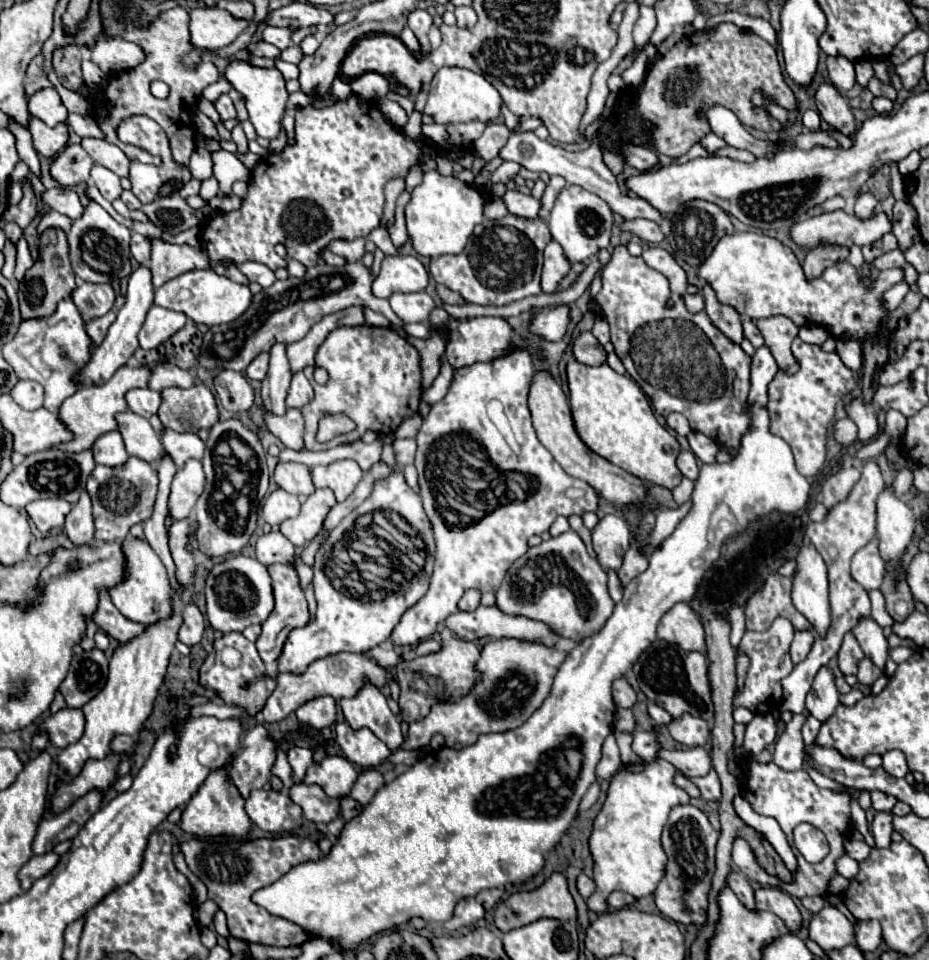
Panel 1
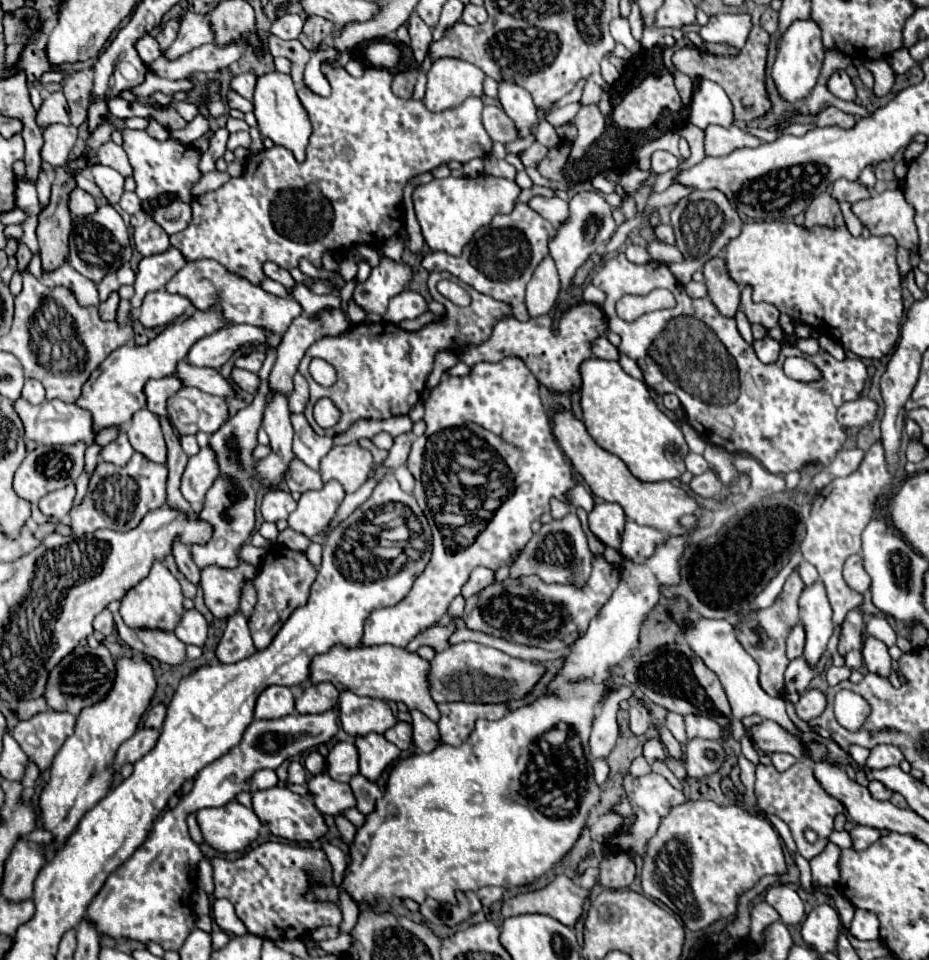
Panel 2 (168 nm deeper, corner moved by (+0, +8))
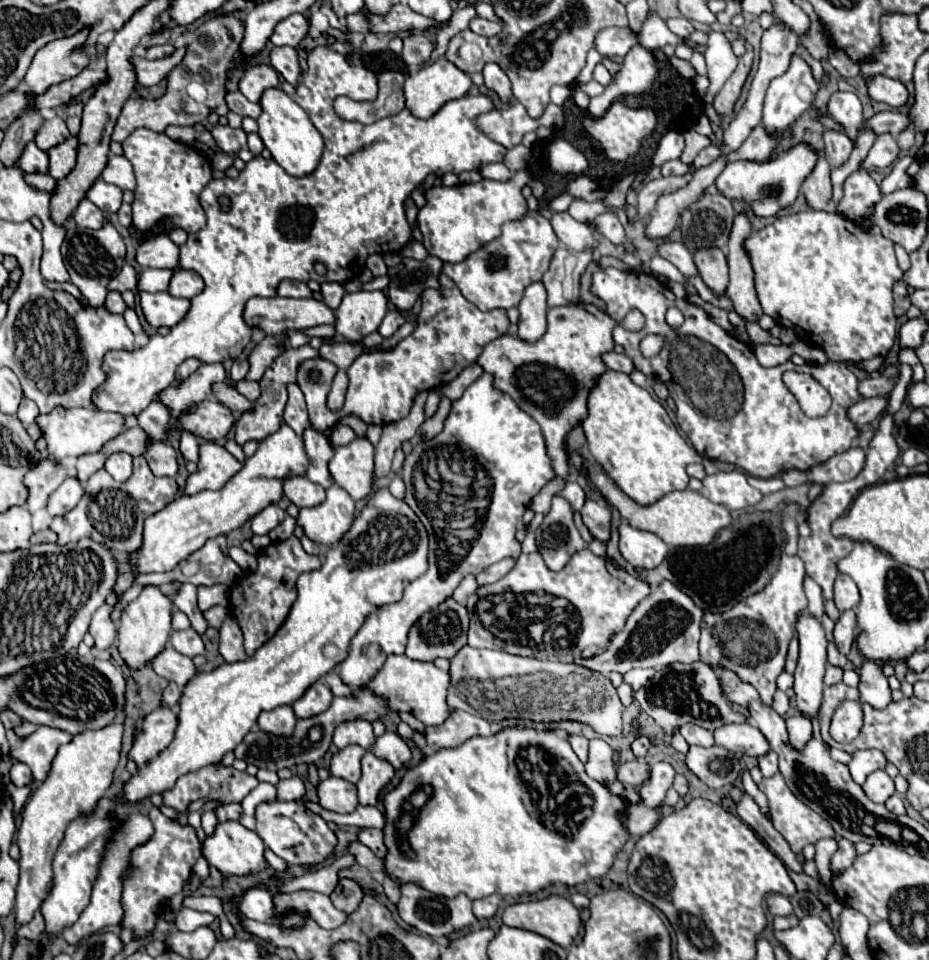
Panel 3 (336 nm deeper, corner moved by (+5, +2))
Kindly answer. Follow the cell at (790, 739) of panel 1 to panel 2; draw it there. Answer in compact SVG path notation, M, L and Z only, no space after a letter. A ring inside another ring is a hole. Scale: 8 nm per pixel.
M770 754L770 758L772 758L772 766L780 772L784 772L786 768L790 768L796 762L796 758L790 754Z

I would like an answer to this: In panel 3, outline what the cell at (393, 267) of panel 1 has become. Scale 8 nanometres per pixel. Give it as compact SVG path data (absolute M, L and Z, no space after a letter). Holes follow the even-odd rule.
M383 290L345 294L341 306L337 308L337 334L335 338L325 338L325 342L359 342L363 336L377 330L387 314L387 306L389 300Z

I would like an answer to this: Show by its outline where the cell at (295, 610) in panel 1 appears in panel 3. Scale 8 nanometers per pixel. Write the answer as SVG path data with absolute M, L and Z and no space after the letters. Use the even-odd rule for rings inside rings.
M291 536L285 542L273 542L265 550L259 552L259 566L255 572L243 574L235 586L231 588L231 598L229 598L229 608L231 614L237 618L243 638L245 638L245 652L247 656L253 656L257 648L261 648L285 622L291 604L297 598L297 578L303 572L311 572L319 568L319 558L309 556L299 538Z

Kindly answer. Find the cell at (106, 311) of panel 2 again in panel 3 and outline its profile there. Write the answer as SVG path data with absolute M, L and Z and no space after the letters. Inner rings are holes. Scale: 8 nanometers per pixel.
M109 292L107 294L107 300L105 300L105 308L111 312L111 314L123 314L125 312L125 302L121 298L119 292Z

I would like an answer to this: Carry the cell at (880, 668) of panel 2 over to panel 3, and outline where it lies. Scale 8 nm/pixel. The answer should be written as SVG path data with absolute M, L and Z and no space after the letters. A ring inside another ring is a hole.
M863 662L861 664L861 702L871 704L873 708L885 708L891 702L891 688L887 684L887 676L877 662Z

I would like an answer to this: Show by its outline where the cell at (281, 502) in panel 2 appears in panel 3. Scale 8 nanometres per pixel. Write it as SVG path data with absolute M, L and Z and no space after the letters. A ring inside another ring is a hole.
M271 504L251 520L251 530L253 534L269 534L273 528L277 528L285 520L285 516L287 514L283 508L279 508L277 504Z

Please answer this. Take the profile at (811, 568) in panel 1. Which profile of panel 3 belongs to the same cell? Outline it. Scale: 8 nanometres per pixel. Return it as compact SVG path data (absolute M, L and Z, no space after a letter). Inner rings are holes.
M801 612L797 618L797 638L799 638L799 662L795 670L795 696L797 696L797 708L805 716L815 716L821 708L821 692L823 692L823 674L827 666L827 638L821 620L815 616Z

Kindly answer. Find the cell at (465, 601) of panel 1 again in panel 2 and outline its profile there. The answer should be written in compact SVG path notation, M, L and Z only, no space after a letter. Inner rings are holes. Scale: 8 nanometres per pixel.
M476 568L470 574L470 580L464 584L462 596L470 598L470 596L478 594L480 590L484 590L486 586L490 586L492 582L494 582L494 570L490 570L490 568Z

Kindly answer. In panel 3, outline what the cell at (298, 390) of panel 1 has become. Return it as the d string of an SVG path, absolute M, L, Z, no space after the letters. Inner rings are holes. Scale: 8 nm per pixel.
M289 384L289 400L287 400L283 418L295 430L297 436L301 436L303 430L309 426L305 398L303 398L303 392L301 392L301 388L297 384Z

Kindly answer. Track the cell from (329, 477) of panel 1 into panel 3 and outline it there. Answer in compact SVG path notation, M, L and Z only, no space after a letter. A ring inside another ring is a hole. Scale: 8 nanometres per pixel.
M357 438L347 446L335 448L335 456L329 462L329 474L331 474L331 480L343 490L347 490L353 500L361 500L369 496L371 486L373 486L373 446L371 442Z

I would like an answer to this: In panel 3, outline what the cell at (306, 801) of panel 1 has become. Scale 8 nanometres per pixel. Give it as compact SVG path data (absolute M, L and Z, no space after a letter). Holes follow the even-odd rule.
M329 776L327 780L319 782L317 786L317 796L319 796L319 804L325 810L331 812L353 812L357 808L357 788L351 782L345 782L341 778Z

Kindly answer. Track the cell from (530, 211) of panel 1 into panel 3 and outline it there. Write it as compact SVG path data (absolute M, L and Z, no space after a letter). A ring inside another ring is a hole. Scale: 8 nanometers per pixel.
M557 212L551 216L551 226L557 234L557 238L571 250L587 250L587 248L595 248L597 246L597 238L593 236L593 230L583 224L577 222L575 218L571 218L567 212Z

